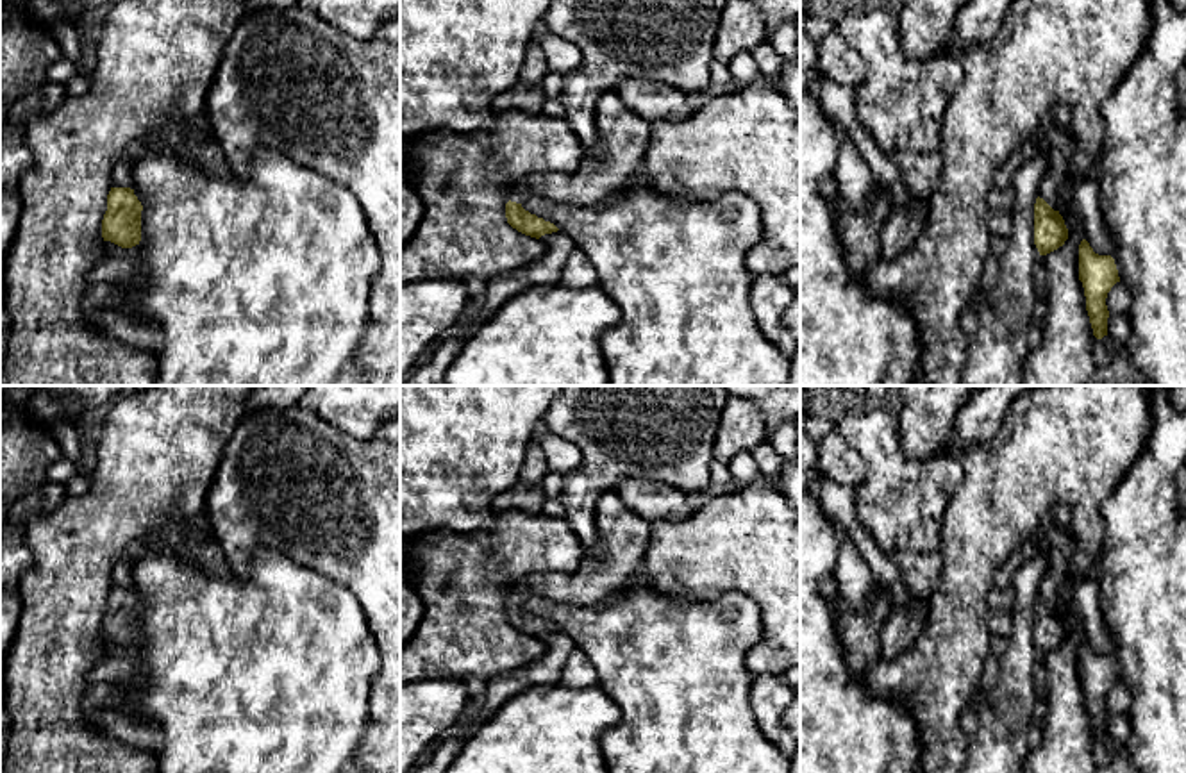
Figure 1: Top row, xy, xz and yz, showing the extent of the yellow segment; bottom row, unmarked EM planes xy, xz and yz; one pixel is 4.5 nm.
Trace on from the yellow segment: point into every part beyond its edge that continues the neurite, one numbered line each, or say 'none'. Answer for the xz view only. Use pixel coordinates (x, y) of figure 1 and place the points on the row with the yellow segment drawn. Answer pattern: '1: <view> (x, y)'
1: xz (606, 168)

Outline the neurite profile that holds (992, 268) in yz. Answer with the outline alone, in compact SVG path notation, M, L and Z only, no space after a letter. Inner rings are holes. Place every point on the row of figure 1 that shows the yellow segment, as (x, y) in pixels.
M990 254L984 261L984 273L981 277L981 291L990 293L997 286L998 273L1000 273L998 259Z

